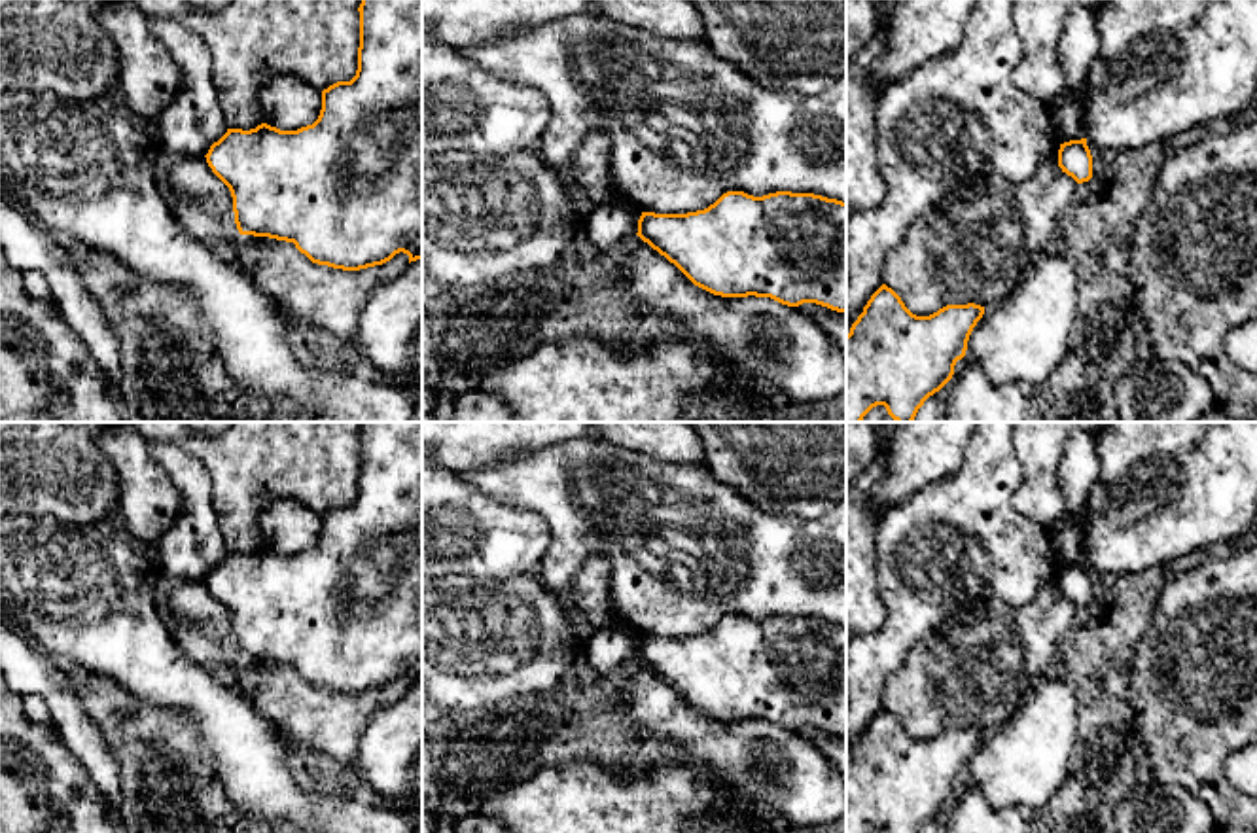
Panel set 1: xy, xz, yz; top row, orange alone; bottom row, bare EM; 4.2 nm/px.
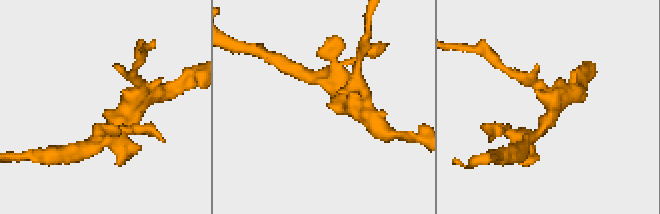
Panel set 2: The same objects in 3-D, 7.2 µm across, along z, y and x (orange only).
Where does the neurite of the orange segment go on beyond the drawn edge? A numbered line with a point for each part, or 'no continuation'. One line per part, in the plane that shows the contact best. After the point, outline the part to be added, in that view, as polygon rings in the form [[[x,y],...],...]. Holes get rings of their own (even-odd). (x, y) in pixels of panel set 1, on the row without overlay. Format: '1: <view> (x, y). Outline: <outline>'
no continuation

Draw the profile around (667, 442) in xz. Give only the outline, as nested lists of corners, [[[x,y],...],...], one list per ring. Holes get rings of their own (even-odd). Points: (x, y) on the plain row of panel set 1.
[[[593,422],[598,439],[670,464],[706,464],[700,435],[689,422]]]

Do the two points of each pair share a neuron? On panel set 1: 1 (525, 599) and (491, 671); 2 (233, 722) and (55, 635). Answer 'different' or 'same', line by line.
1: same
2: same

